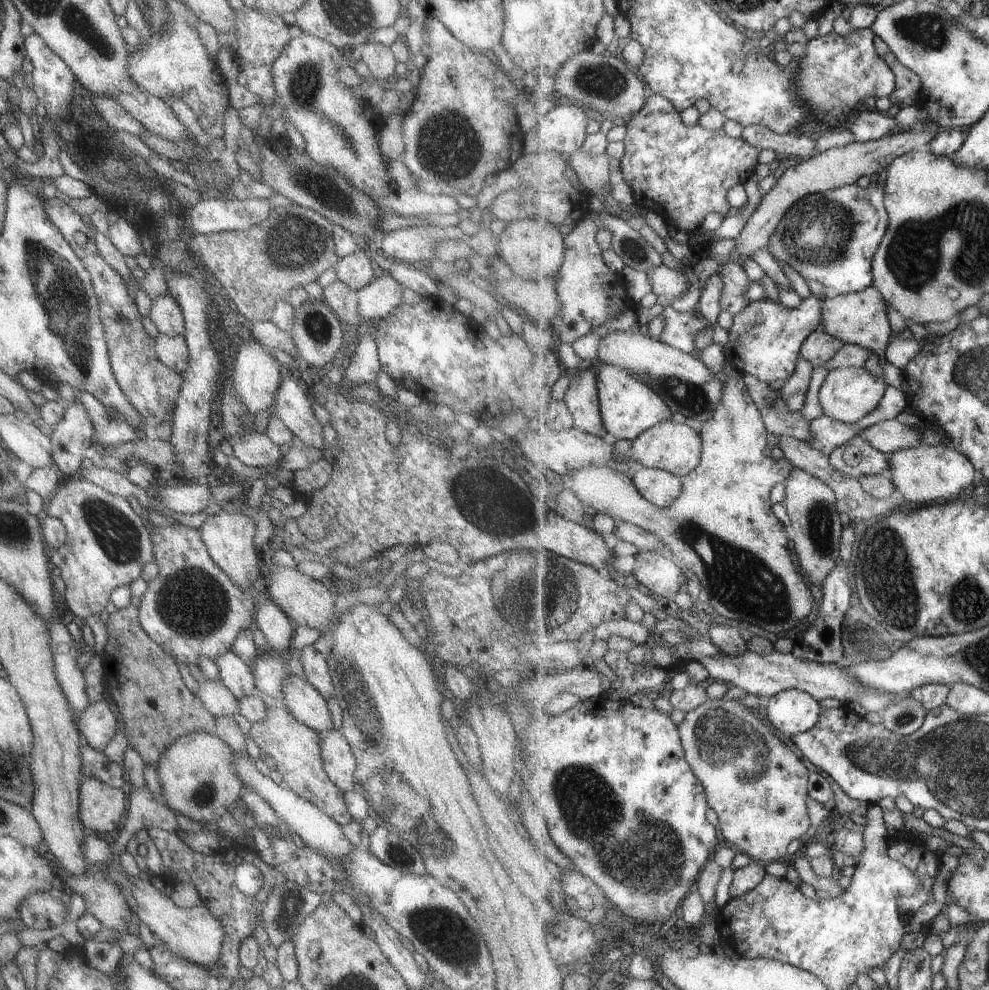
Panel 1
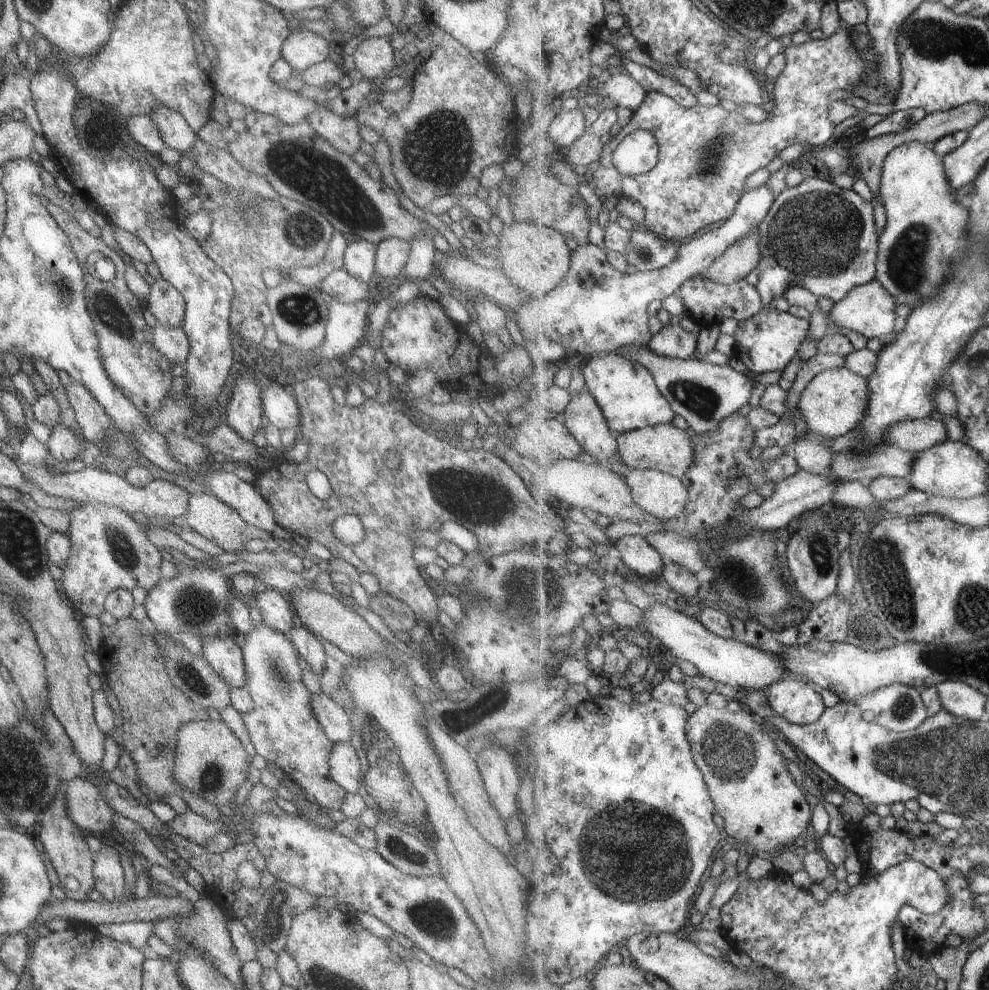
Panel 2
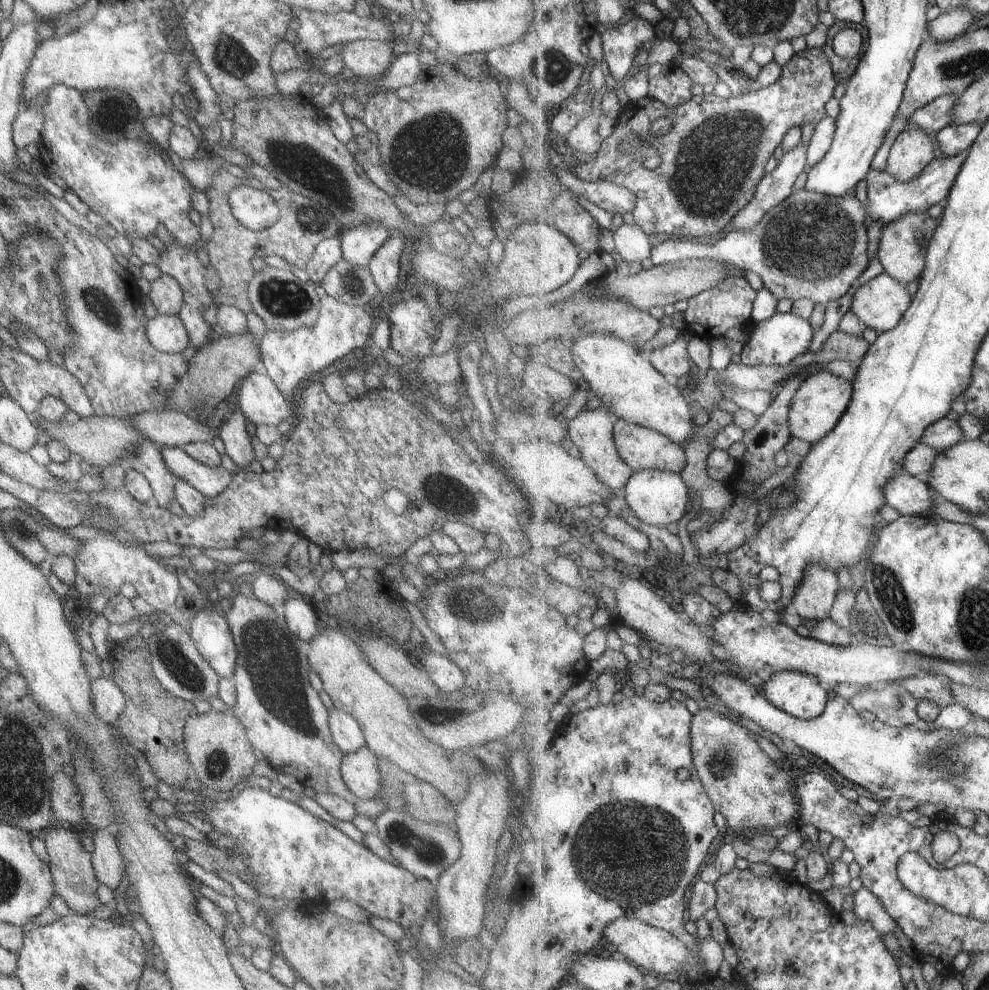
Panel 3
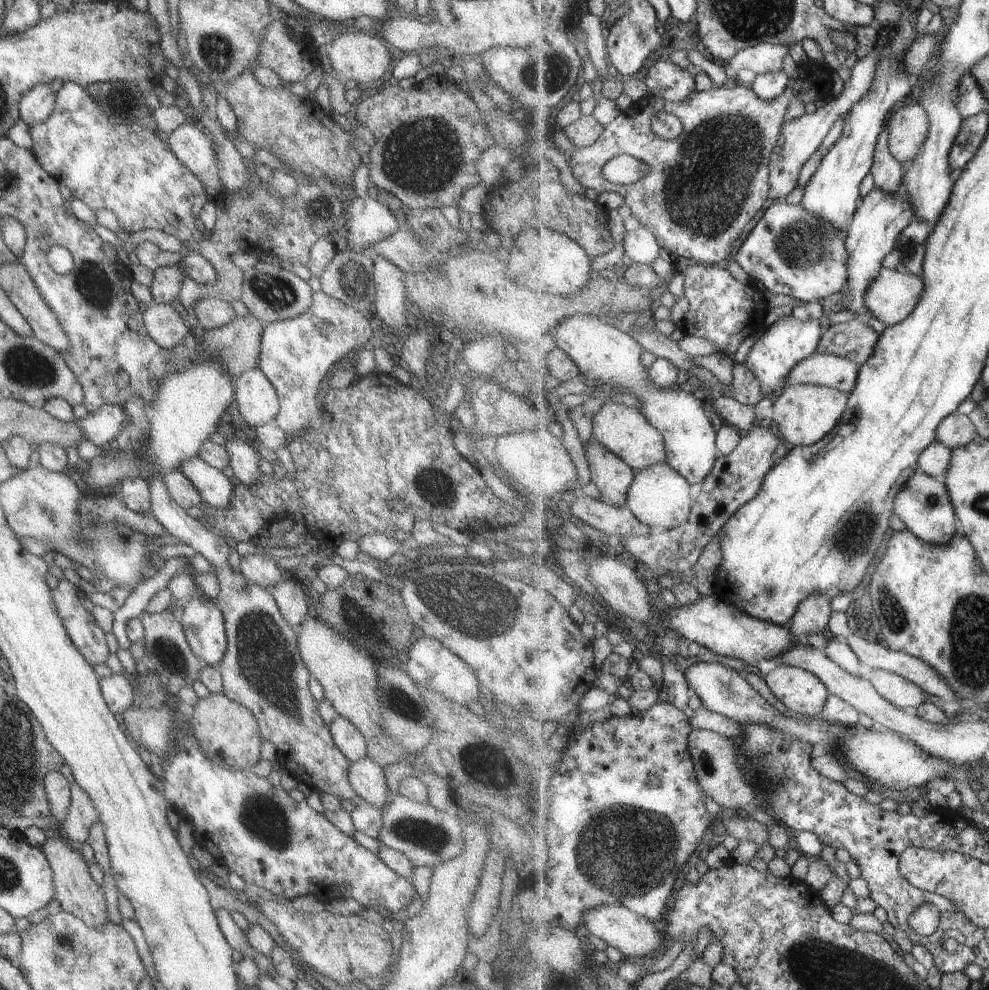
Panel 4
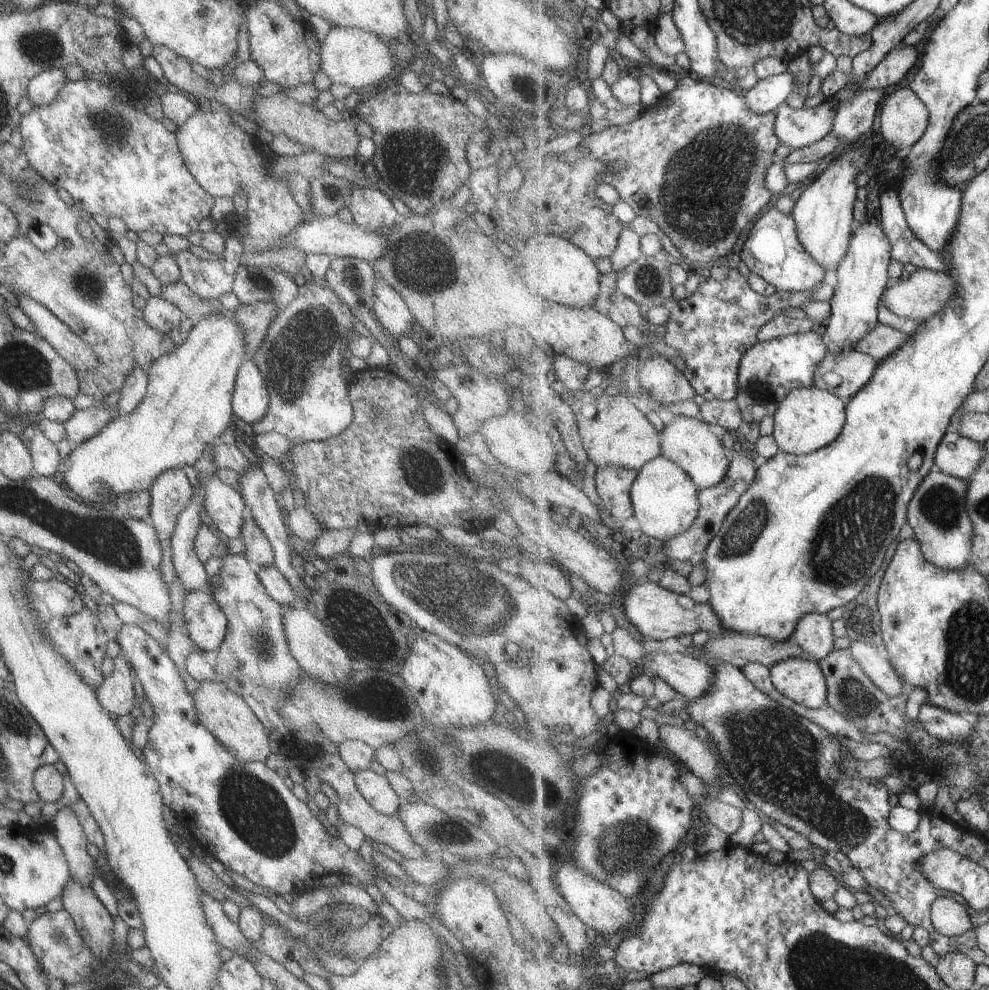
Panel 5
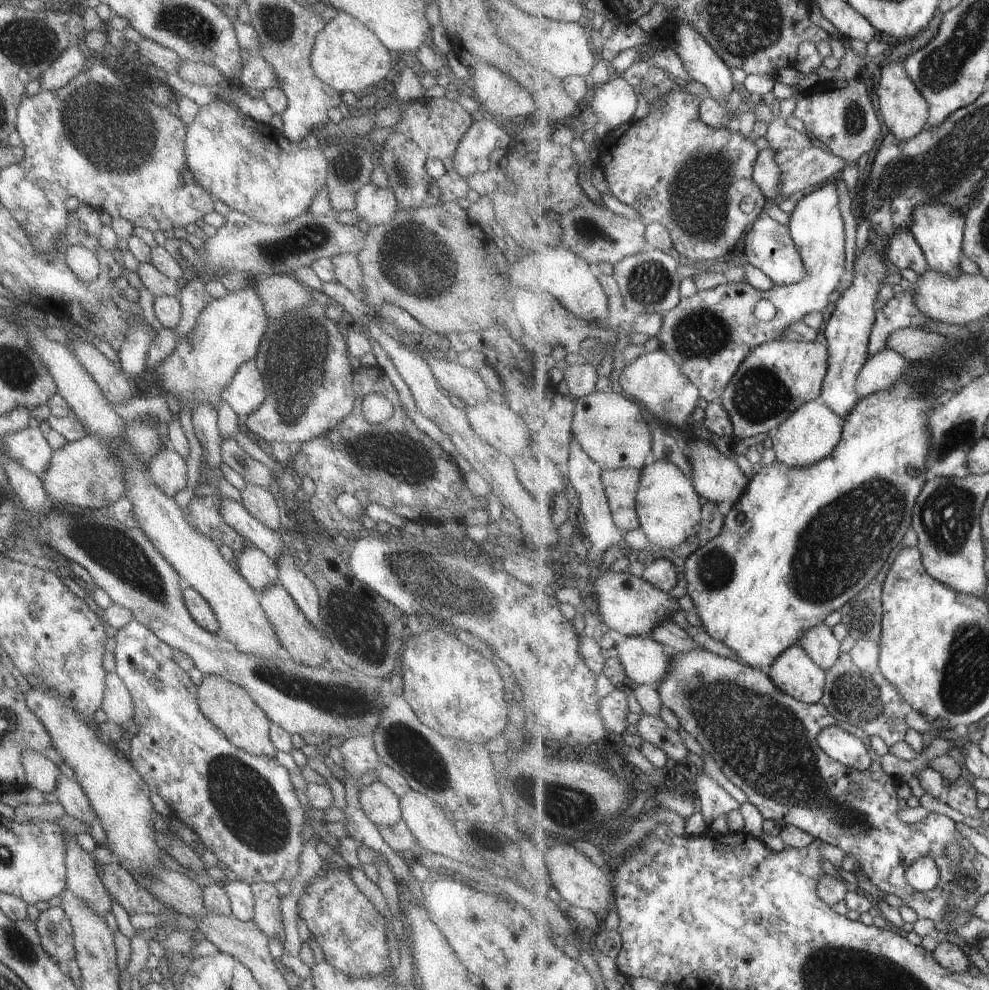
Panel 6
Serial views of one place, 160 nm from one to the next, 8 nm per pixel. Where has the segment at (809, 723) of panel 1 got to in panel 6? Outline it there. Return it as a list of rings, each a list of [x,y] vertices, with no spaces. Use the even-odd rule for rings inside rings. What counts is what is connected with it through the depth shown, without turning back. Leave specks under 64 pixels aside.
[[[799,644],[783,651],[770,666],[770,680],[783,692],[806,703],[821,703],[826,687],[826,672]]]

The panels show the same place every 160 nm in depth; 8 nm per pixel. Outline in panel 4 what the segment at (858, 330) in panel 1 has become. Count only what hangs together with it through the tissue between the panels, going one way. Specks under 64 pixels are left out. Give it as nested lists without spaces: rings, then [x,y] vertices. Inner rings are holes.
[[[883,267],[865,295],[868,312],[889,327],[899,324],[915,310],[925,287],[919,275]]]

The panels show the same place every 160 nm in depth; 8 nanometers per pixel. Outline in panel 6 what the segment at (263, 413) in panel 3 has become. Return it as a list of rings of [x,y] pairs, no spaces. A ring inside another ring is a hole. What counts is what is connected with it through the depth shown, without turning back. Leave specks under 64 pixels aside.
[[[253,359],[237,366],[219,398],[233,410],[240,421],[259,408],[265,399],[265,388]]]

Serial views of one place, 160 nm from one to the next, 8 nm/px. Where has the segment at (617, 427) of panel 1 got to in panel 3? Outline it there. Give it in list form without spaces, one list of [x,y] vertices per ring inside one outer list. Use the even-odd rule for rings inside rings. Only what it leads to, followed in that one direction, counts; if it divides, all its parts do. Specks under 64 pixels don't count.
[[[599,333],[571,342],[570,349],[584,380],[618,419],[665,433],[681,446],[691,438],[695,425],[689,403],[678,386],[645,360],[633,345]]]

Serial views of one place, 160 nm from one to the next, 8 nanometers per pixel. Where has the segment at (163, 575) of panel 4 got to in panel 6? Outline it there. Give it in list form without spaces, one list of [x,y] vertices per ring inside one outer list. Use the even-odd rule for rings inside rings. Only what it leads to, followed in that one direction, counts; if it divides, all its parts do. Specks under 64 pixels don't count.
[[[109,672],[104,677],[104,690],[100,709],[107,716],[107,720],[120,726],[132,718],[132,702],[121,680]]]

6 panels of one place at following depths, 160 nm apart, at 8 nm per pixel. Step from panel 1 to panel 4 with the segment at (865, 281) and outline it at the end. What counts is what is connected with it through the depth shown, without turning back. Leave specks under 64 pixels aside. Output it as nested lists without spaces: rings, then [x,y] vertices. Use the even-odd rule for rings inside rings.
[[[784,200],[775,201],[752,228],[734,260],[748,274],[752,283],[761,282],[770,293],[787,295],[802,303],[820,301],[829,298],[839,290],[845,290],[845,284],[849,282],[850,252],[846,247],[847,240],[848,230],[845,232],[834,224],[827,224],[825,219],[809,212],[803,203],[790,204]]]

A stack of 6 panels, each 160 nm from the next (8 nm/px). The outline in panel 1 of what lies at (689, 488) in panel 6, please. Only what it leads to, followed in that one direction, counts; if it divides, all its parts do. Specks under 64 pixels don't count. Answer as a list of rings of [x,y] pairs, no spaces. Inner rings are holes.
[[[633,462],[631,477],[640,493],[658,507],[671,506],[681,495],[683,478],[663,469],[647,468]]]

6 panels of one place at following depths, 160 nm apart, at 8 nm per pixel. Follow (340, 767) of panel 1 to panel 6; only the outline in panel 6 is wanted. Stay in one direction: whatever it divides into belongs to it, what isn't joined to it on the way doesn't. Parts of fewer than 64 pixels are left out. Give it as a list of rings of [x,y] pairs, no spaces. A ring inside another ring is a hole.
[[[373,782],[359,791],[359,806],[367,819],[375,826],[391,826],[399,822],[398,797],[379,782]]]

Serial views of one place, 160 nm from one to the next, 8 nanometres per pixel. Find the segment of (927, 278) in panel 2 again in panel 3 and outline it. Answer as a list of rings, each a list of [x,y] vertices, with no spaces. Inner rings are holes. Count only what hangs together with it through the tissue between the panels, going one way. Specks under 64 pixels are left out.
[[[908,124],[891,147],[886,171],[909,183],[940,155],[934,135]],[[929,211],[908,212],[905,216],[882,227],[878,258],[882,268],[904,287],[911,282],[919,282],[928,258],[929,245],[940,226],[942,217],[935,218]]]

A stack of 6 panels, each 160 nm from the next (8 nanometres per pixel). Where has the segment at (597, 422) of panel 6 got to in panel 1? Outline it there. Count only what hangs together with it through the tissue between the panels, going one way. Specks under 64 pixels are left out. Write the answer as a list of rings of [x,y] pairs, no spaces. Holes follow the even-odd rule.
[[[674,421],[660,422],[645,431],[633,441],[631,451],[628,453],[633,462],[645,465],[647,468],[663,469],[682,478],[700,466],[703,454],[704,440],[700,432],[695,432],[685,423]]]

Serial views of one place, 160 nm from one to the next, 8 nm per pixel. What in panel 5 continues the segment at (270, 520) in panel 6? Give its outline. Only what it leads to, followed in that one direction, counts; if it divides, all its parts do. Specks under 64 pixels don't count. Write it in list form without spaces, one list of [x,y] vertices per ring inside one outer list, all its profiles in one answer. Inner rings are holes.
[[[244,508],[242,512],[240,533],[244,546],[242,556],[257,568],[272,565],[273,553],[270,544],[261,529],[255,524],[248,508]]]

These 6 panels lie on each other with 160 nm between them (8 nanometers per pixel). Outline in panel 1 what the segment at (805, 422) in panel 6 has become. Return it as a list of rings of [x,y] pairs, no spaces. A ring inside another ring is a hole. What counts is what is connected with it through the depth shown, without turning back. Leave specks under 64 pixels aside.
[[[839,367],[829,372],[825,378],[819,390],[819,404],[823,408],[823,414],[838,421],[854,423],[880,406],[888,388],[884,378],[873,376],[864,367]]]

